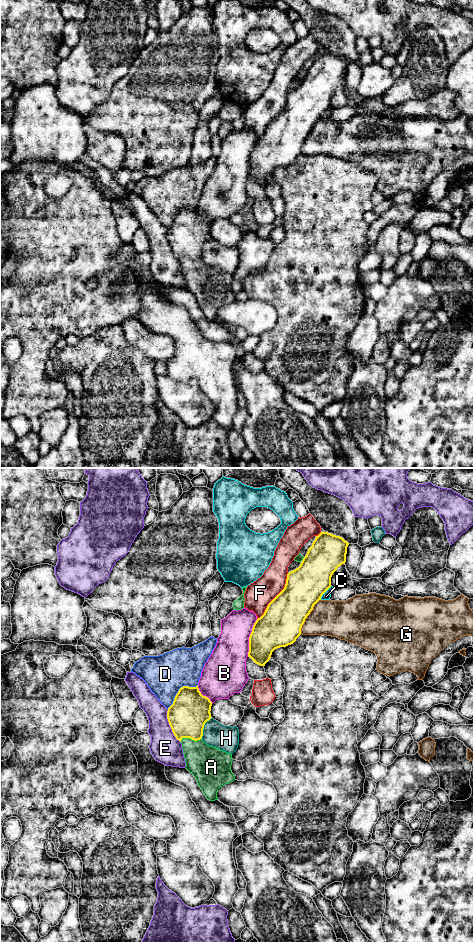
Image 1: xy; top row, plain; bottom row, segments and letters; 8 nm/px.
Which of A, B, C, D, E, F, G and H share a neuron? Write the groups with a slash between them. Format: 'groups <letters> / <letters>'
groups A / B / C / D / E / F / G / H

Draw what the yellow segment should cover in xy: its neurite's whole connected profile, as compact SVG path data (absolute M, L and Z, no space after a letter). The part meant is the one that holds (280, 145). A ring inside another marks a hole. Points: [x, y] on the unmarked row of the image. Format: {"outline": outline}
{"outline": "M328 52L316 56L300 86L287 94L284 109L268 124L264 134L256 140L249 157L249 172L254 183L265 186L272 172L293 164L301 155L305 139L331 107L331 97L339 86L345 84L349 63Z"}

